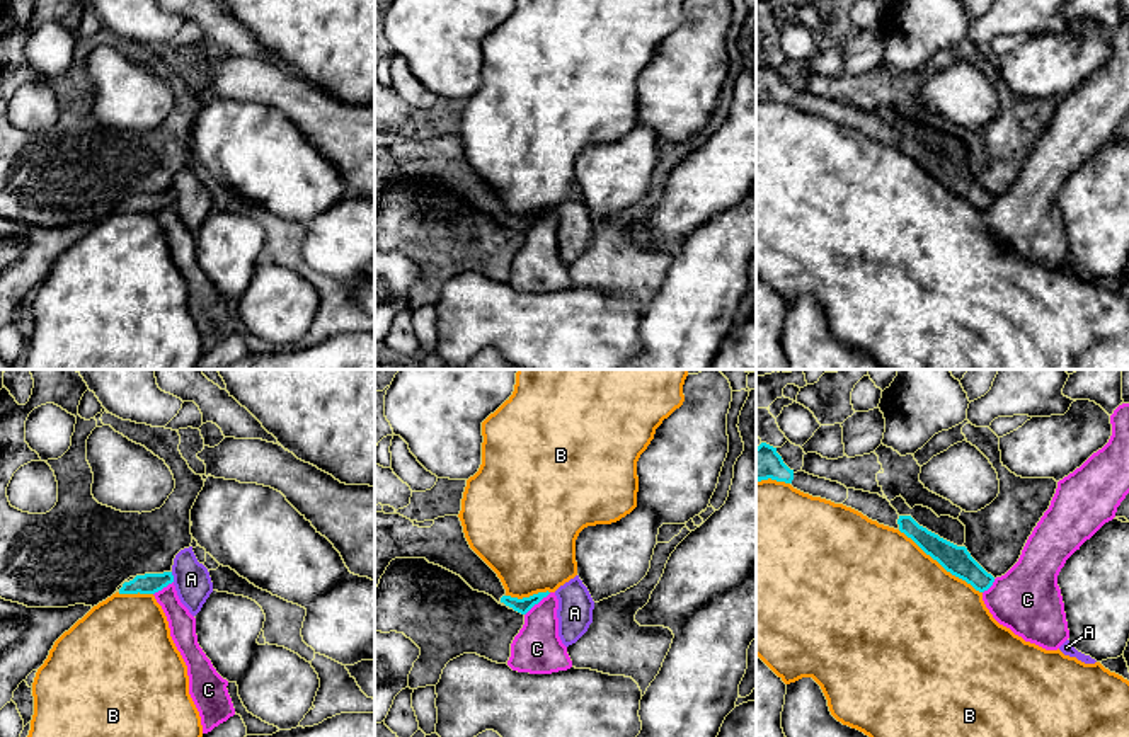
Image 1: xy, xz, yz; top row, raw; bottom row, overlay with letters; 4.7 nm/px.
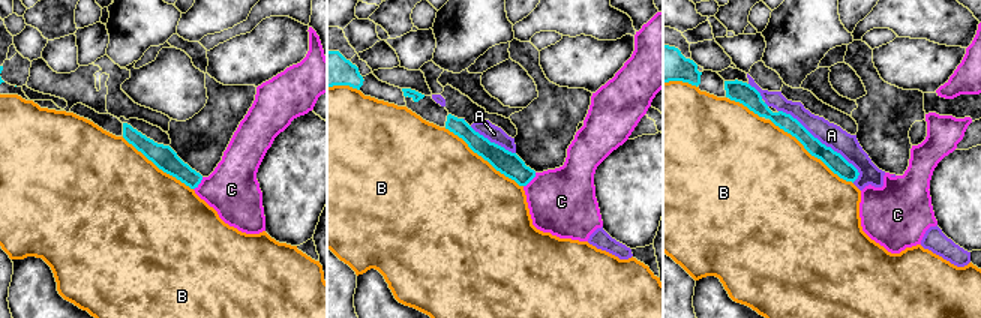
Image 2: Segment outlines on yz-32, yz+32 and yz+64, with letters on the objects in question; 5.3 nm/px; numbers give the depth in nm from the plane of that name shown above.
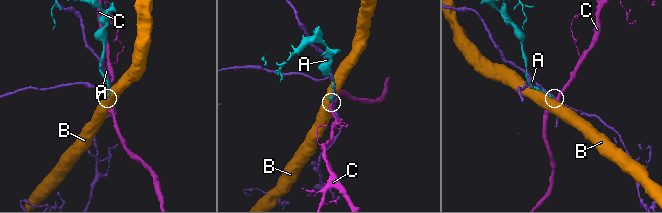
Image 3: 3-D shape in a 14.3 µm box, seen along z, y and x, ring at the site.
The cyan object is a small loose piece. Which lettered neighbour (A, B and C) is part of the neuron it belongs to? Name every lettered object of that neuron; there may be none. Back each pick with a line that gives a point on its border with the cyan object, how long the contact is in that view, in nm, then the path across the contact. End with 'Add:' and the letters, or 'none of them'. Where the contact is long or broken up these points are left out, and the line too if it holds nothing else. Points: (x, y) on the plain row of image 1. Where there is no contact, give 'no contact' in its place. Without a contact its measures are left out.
Add: none of them

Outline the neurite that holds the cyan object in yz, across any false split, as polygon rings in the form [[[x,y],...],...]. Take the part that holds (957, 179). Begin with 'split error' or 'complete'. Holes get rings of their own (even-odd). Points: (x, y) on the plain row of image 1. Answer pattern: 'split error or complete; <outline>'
complete; [[[899,134],[897,143],[899,150],[911,157],[926,174],[976,209],[984,211],[993,204],[994,196],[971,175],[966,165],[940,157],[920,145],[911,134]]]

